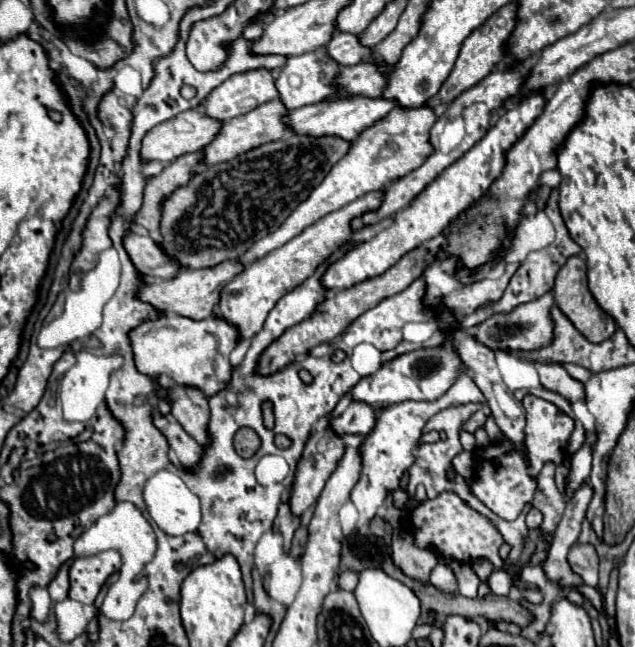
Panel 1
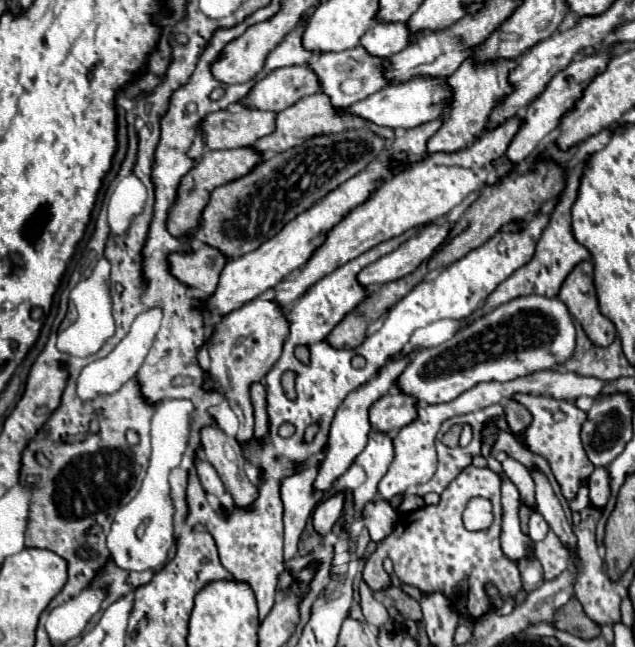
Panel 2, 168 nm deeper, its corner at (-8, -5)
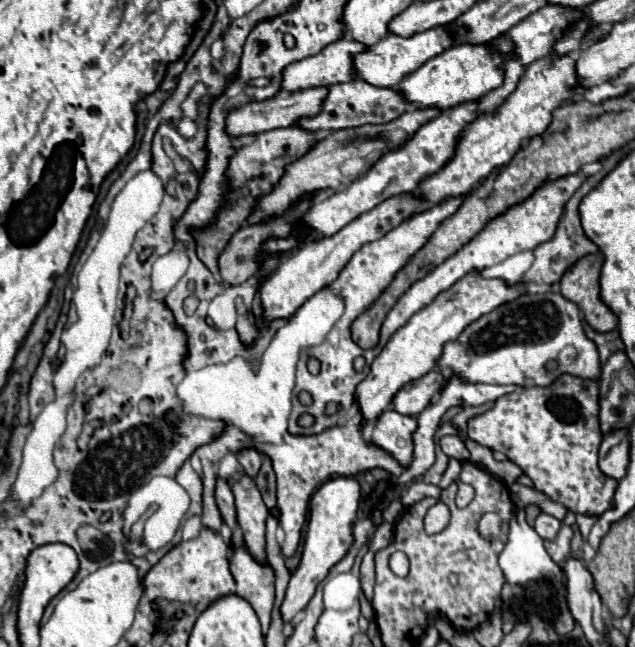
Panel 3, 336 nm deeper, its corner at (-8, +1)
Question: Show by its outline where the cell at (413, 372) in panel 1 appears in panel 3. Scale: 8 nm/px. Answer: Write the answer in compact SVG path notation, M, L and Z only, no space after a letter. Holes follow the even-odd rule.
M525 294L513 302L501 304L493 312L481 316L469 324L461 336L443 346L441 358L437 362L439 370L449 368L451 374L463 382L487 382L487 384L517 384L517 386L549 386L561 374L573 374L579 378L599 378L601 364L597 346L585 336L579 308L563 298L561 294ZM563 348L575 348L575 358L569 362L561 360Z

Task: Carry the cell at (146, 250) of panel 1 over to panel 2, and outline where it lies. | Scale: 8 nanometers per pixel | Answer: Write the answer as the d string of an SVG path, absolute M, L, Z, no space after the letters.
M203 246L197 252L169 256L171 272L189 288L199 290L201 298L209 298L215 292L219 284L219 274L227 260L229 258L213 246Z

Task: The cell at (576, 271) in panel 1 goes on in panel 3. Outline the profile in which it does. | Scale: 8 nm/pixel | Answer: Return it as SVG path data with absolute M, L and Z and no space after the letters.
M587 254L577 260L563 274L563 296L579 306L587 324L597 332L611 332L617 328L617 316L599 298L601 254Z

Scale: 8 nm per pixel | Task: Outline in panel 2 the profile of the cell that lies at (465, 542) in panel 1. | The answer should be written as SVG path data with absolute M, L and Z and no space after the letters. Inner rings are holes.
M467 466L445 488L445 492L441 494L439 504L423 506L417 512L403 514L399 518L399 522L395 524L395 530L383 542L377 544L377 550L369 556L369 560L365 564L363 578L369 584L369 588L373 592L381 592L381 590L385 590L385 588L391 586L391 576L383 568L383 560L391 558L393 560L393 576L399 582L415 586L415 588L419 588L423 592L429 592L429 594L433 594L433 592L443 594L447 600L451 600L455 612L459 616L467 618L469 622L475 622L477 618L481 618L483 614L487 614L489 608L493 608L493 600L491 600L491 596L485 590L487 584L493 584L499 590L499 596L501 596L503 602L507 602L509 598L515 598L515 594L521 590L521 576L519 576L517 566L505 558L505 554L501 552L501 546L499 546L499 534L497 534L497 528L501 530L501 492L499 492L499 486L501 486L501 478L493 470ZM473 496L483 496L487 500L491 500L491 504L493 504L493 522L491 522L491 526L487 530L481 530L481 532L469 532L463 526L463 520L461 520L461 514L463 514L467 502Z

